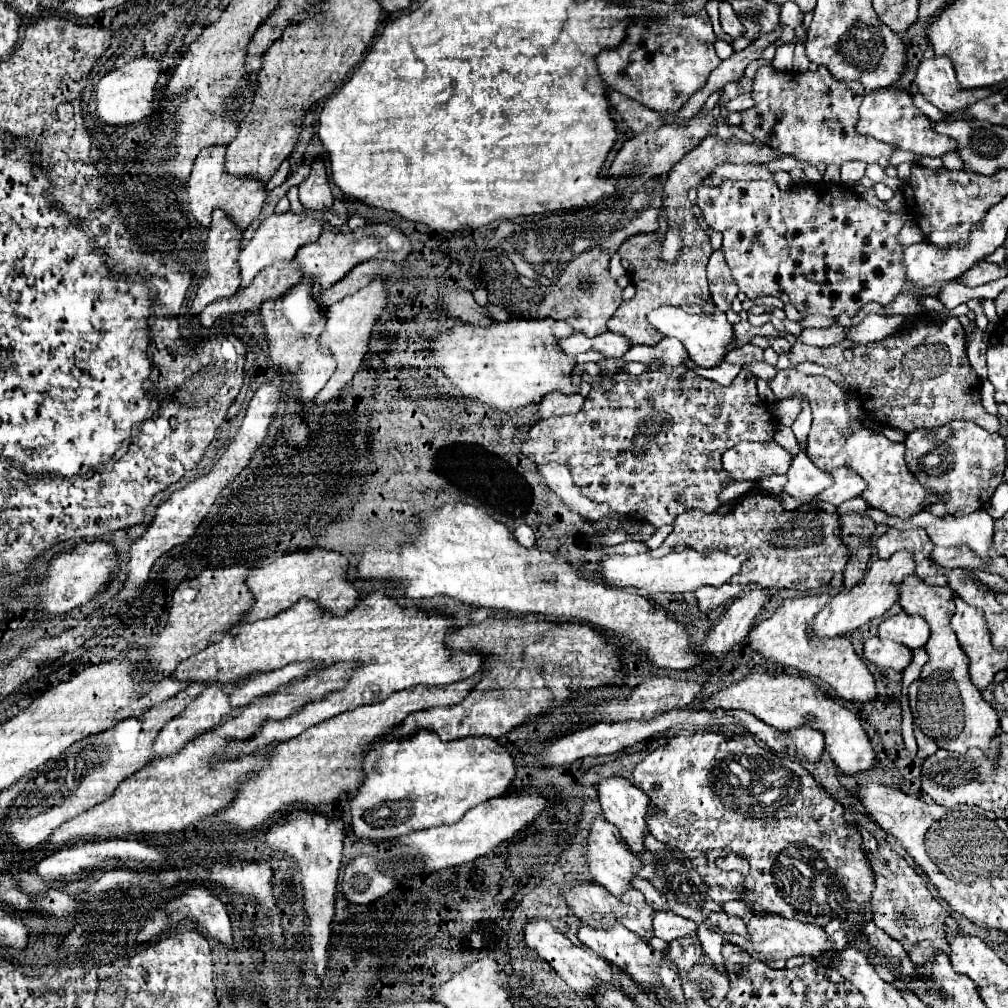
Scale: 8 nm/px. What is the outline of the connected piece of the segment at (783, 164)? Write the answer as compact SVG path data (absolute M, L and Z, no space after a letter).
M786 156L782 159L773 160L761 165L771 172L775 172L776 170L783 170L789 172L794 167L799 167L804 170L808 166L805 162L796 160L792 156Z

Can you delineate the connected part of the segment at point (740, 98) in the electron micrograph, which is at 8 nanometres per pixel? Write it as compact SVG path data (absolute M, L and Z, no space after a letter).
M738 94L736 98L732 98L732 100L726 102L726 110L728 112L740 112L740 110L750 108L752 104L754 104L754 100L752 100L750 94Z

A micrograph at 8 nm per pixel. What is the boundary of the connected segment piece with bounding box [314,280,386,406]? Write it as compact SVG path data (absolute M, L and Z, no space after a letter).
M372 280L366 288L358 290L352 296L346 296L344 300L332 304L326 314L330 314L330 318L326 320L326 328L324 332L318 336L318 346L330 350L330 354L336 360L336 370L332 374L332 378L326 382L326 386L318 392L318 396L314 398L314 406L326 404L332 398L338 396L340 388L344 384L348 384L352 380L352 376L356 374L356 370L360 368L362 356L366 354L366 346L368 346L368 338L372 334L372 324L378 320L382 308L386 304L386 288L384 288L384 280Z

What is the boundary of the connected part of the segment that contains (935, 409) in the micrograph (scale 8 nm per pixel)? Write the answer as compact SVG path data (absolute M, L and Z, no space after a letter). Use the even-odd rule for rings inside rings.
M924 312L902 326L902 332L892 332L880 342L856 344L846 338L840 344L824 348L794 344L790 352L794 366L810 360L842 372L846 376L846 386L856 392L868 416L884 426L900 428L908 434L920 428L934 430L950 424L952 420L970 420L988 432L998 432L998 418L988 414L980 404L976 374L972 372L970 364L960 362L964 354L964 342L966 334L958 318L950 316L948 320L938 322ZM844 346L852 348L852 360L844 358Z

